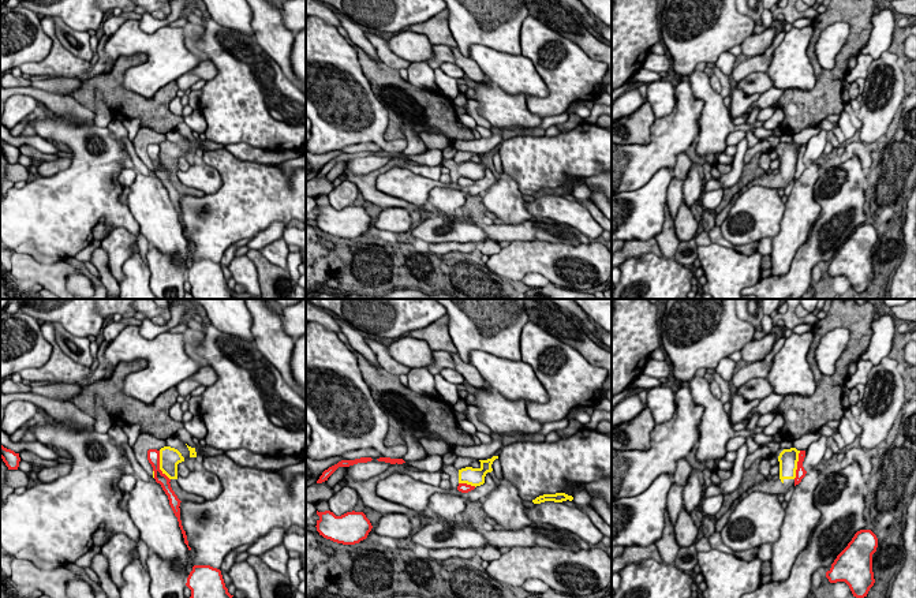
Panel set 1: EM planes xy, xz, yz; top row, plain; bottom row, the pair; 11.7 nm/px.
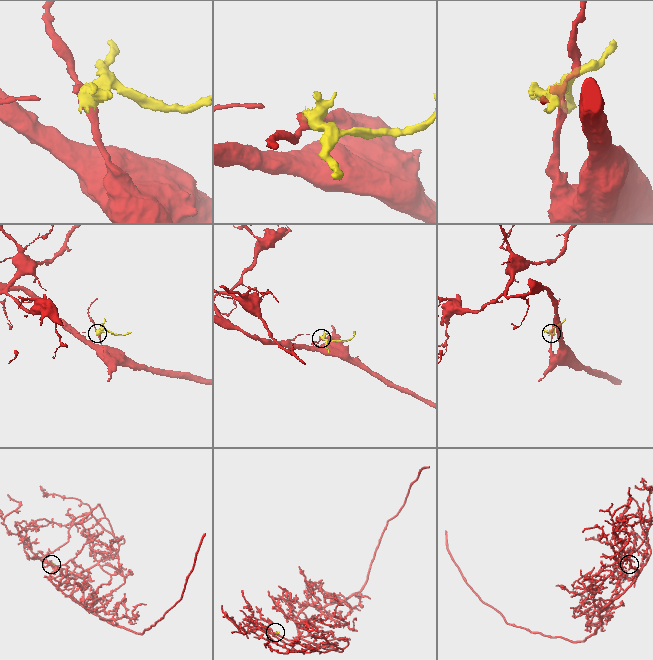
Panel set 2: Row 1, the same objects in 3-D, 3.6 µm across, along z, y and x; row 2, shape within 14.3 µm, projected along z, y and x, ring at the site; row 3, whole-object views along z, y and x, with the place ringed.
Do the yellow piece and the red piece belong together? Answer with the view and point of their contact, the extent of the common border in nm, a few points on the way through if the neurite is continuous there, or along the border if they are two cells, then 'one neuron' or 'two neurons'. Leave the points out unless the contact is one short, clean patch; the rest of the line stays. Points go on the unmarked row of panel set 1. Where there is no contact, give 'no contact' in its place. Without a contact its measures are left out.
meets yellow in xy at (160, 160); contact 380 nm long; border along xy (159, 145), (159, 163), (169, 174); two neurons

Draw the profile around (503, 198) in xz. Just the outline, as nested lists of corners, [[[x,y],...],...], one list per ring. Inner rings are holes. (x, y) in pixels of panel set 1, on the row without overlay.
[[[504,169],[501,175],[502,177],[483,193],[482,203],[487,212],[508,225],[523,224],[532,217],[526,208],[527,201],[523,199],[517,182]]]

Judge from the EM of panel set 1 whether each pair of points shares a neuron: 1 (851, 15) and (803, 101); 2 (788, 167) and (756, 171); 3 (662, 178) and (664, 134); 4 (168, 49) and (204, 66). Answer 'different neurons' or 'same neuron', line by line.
1: same neuron
2: different neurons
3: different neurons
4: different neurons

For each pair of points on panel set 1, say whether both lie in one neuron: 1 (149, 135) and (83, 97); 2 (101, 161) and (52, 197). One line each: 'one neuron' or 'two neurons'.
1: two neurons
2: one neuron

